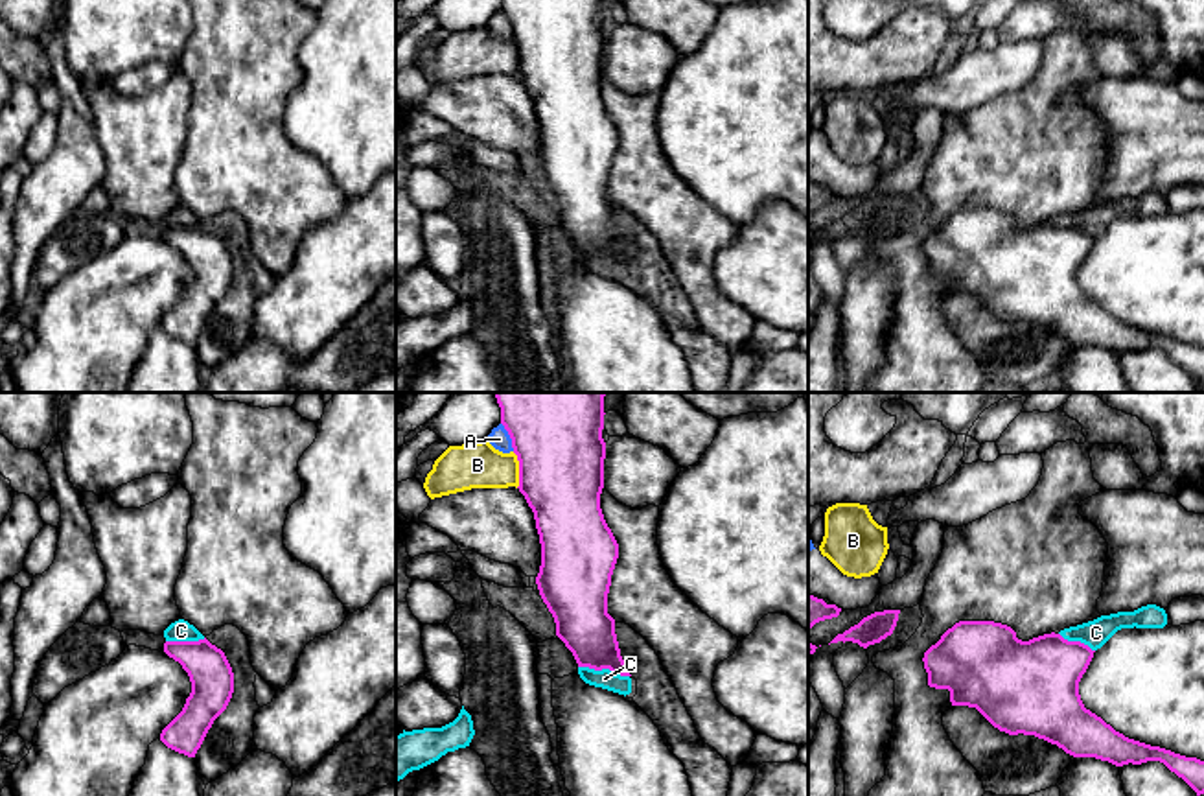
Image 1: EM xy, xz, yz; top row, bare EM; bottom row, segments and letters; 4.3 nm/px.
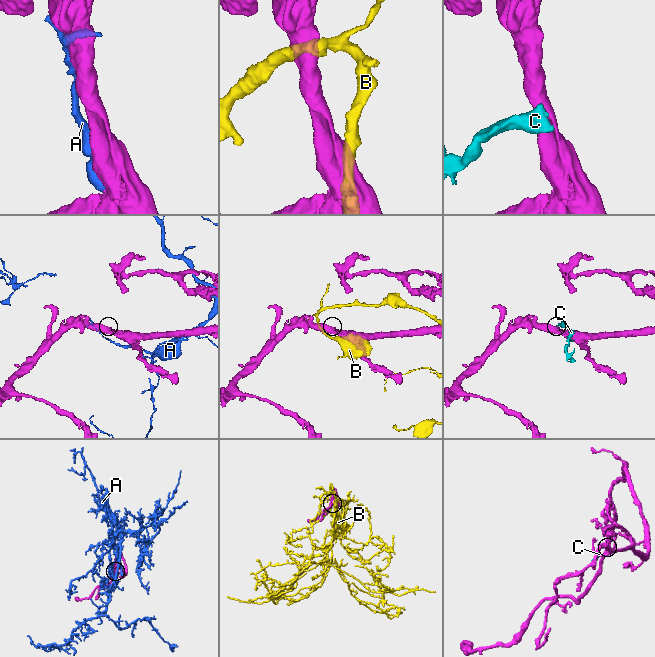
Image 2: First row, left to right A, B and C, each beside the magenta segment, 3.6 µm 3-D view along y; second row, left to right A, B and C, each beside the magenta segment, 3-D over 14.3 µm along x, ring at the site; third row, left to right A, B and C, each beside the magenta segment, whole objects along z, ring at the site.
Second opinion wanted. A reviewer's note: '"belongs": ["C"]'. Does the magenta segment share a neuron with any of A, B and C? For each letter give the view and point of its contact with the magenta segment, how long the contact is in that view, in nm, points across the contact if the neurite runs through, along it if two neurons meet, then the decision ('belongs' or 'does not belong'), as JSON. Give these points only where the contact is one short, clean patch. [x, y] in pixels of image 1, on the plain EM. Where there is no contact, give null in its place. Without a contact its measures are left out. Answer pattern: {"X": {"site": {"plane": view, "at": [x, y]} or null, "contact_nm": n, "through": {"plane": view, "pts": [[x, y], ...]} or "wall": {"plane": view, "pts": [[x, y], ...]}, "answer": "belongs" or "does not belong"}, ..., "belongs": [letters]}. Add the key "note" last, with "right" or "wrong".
{"A": {"site": {"plane": "xz", "at": [510, 24]}, "contact_nm": 140, "answer": "does not belong"}, "B": {"site": {"plane": "xz", "at": [520, 58]}, "contact_nm": 160, "answer": "does not belong"}, "C": {"site": {"plane": "xz", "at": [604, 255]}, "contact_nm": 220, "wall": {"plane": "xz", "pts": [[578, 253], [610, 257], [628, 264]]}, "answer": "does not belong"}, "belongs": [], "note": "wrong"}

